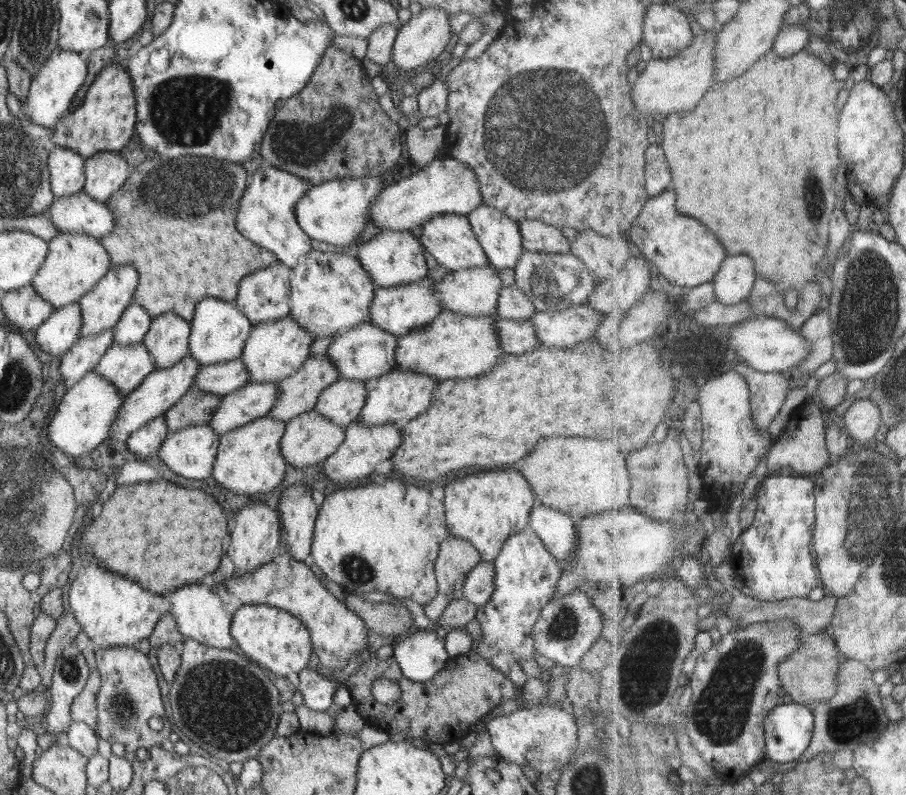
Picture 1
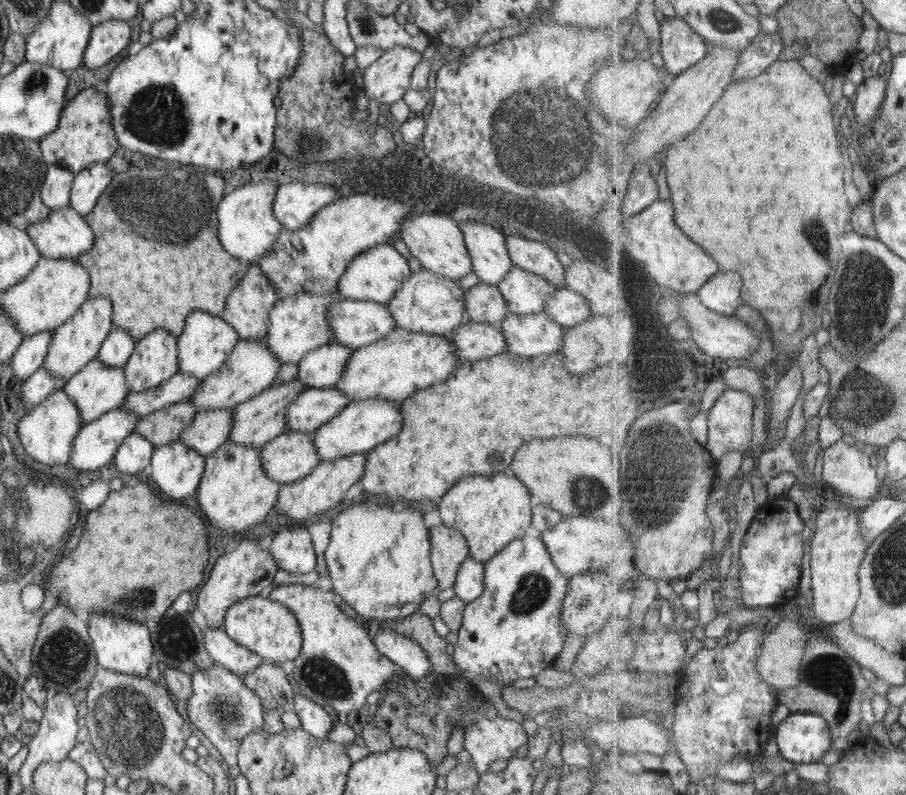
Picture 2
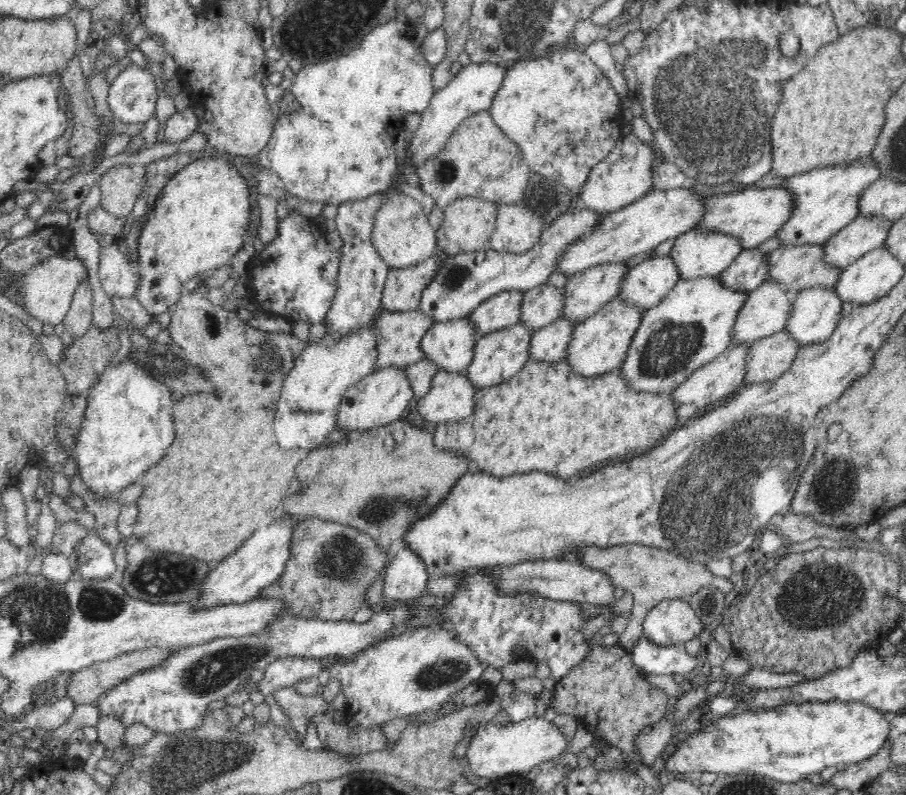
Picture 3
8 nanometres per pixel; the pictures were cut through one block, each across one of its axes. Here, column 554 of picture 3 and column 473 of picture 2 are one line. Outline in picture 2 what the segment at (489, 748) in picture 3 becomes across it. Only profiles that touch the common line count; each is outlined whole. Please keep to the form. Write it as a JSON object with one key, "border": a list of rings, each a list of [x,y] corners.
{"border":[[[499,716],[492,720],[481,717],[465,728],[464,749],[471,754],[480,774],[487,771],[490,762],[512,758],[526,742],[528,734],[522,723]]]}

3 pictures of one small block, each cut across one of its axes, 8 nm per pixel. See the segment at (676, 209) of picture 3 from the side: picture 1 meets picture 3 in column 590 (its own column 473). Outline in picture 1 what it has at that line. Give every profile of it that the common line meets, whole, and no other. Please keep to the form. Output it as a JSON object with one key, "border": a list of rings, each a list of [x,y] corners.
{"border":[[[440,215],[424,222],[419,240],[438,263],[451,271],[483,267],[489,262],[466,215]]]}

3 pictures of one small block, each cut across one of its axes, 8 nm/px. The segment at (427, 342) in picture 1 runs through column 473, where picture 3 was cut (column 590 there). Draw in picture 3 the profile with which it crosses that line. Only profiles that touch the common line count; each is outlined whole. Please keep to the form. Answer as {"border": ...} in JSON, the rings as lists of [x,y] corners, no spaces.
{"border":[[[618,296],[614,297],[600,307],[594,316],[576,324],[564,360],[580,376],[596,377],[604,373],[619,371],[626,360],[633,336],[643,319],[643,312],[642,308],[626,304]]]}

